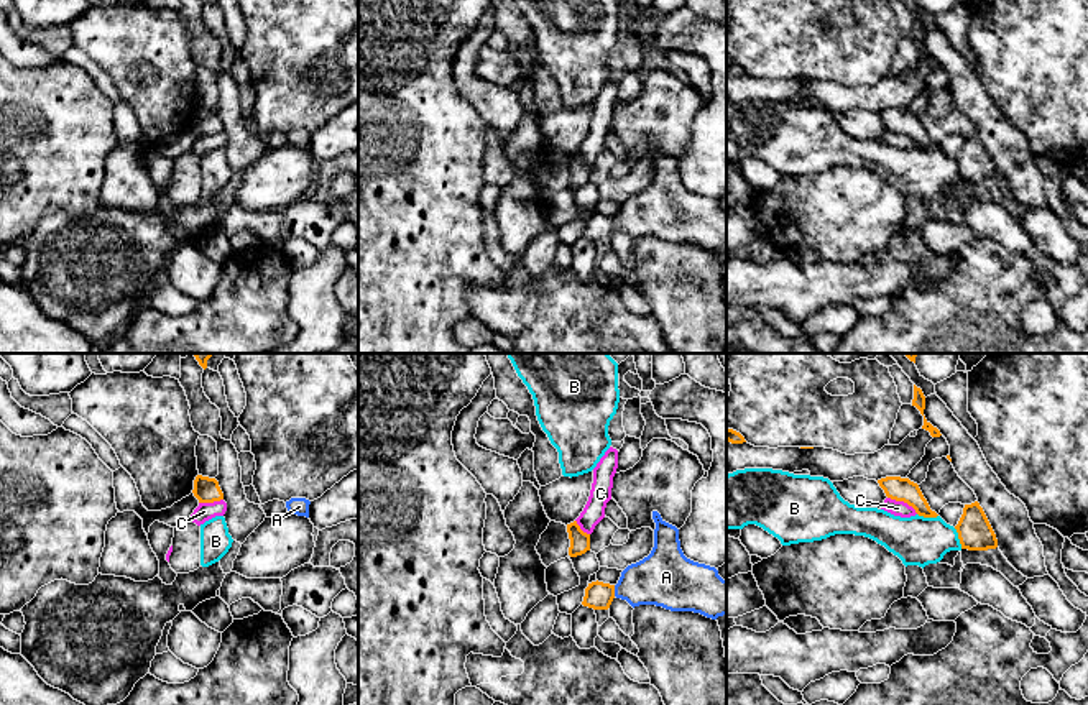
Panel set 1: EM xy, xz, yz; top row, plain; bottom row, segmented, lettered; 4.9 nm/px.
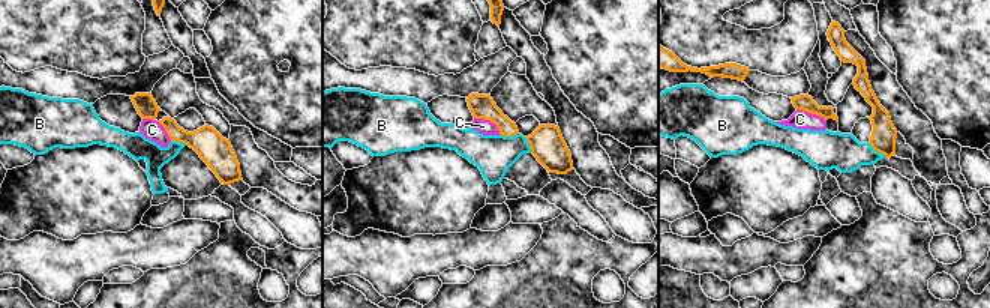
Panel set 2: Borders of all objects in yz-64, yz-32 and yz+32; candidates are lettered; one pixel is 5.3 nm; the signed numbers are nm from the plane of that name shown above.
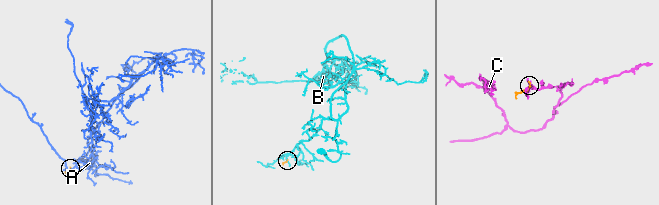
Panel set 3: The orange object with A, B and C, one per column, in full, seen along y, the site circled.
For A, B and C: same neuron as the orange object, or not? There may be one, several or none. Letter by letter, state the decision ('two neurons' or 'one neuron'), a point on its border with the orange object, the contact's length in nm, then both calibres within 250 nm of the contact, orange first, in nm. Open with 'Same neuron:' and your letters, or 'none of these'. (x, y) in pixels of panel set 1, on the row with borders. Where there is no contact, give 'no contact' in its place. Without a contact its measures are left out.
Same neuron: A
A: one neuron | xz (613, 590) | 60 nm | 140/260 nm
B: two neurons | yz (927, 516) | 110 nm | 120/240 nm
C: two neurons | yz (903, 500) | 170 nm | 120/80 nm

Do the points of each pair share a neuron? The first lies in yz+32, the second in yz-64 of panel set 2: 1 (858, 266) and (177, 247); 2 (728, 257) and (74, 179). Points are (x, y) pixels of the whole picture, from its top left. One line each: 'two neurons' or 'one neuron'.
1: two neurons
2: two neurons

